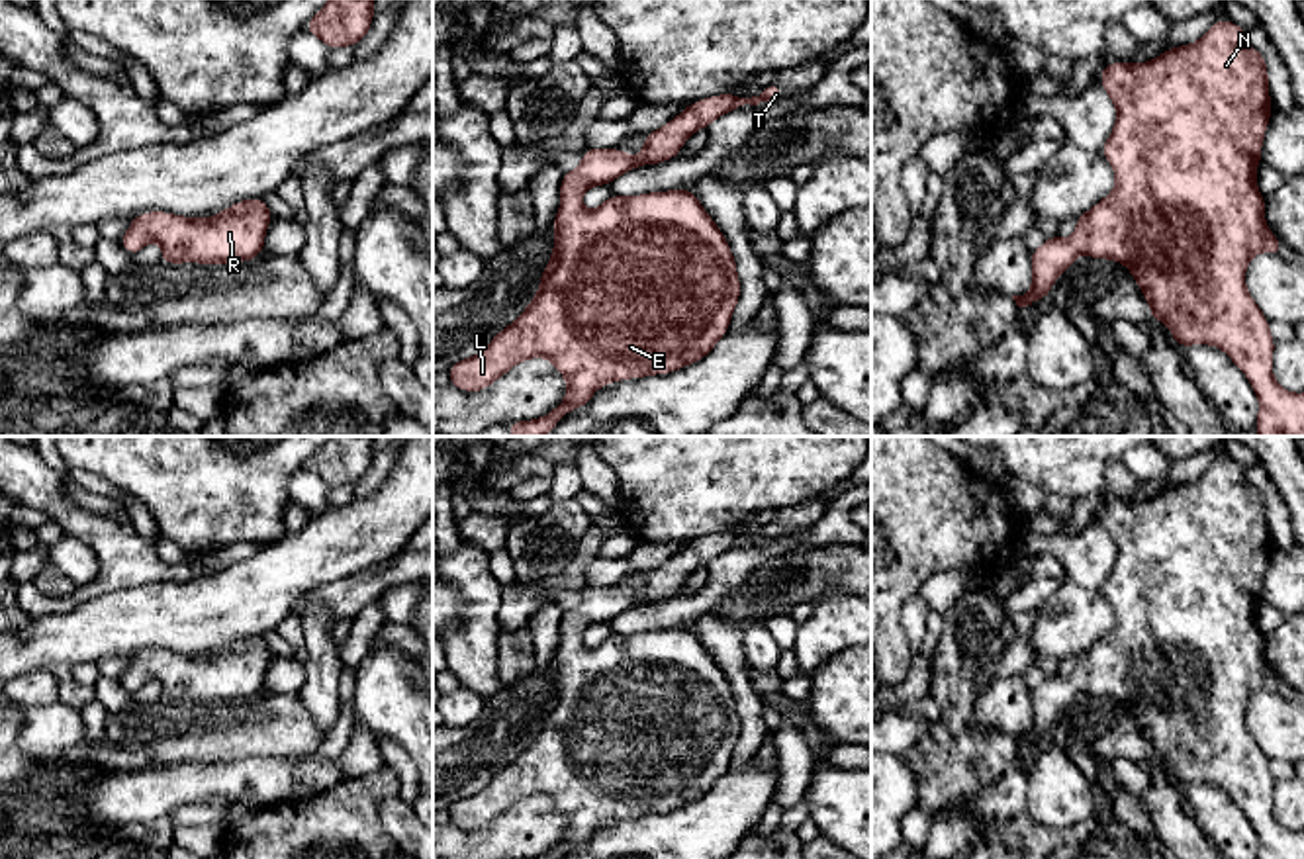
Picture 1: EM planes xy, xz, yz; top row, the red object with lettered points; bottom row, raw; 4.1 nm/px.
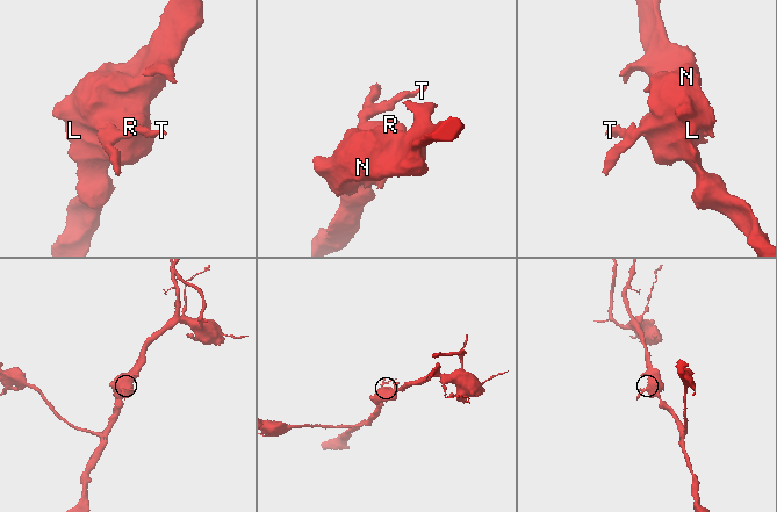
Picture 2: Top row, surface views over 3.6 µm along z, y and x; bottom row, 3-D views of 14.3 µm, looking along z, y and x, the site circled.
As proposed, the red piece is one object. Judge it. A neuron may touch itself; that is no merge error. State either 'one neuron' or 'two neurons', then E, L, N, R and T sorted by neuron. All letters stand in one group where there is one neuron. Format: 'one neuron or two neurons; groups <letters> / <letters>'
one neuron; groups E L N R T

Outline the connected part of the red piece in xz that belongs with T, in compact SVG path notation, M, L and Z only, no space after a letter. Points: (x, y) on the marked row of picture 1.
M771 82L758 98L728 92L693 102L664 127L646 133L638 157L615 147L585 149L582 164L562 176L562 205L552 223L554 252L544 266L536 297L480 354L448 368L450 385L476 393L523 360L548 358L568 382L564 401L540 419L505 425L511 436L544 436L605 384L670 374L705 358L730 327L740 280L728 241L693 190L630 198L613 194L597 209L585 209L580 200L585 190L611 184L632 168L677 157L685 141L717 117L744 104L758 106L781 98L785 92Z

